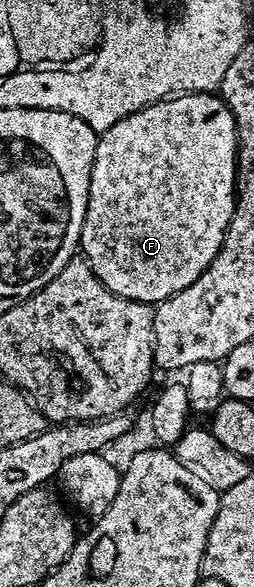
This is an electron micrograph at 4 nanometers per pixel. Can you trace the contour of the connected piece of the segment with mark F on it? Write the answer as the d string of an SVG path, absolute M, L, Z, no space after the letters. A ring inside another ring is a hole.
M185 92L146 105L142 110L114 122L110 130L99 133L94 154L94 166L88 191L86 218L80 231L80 247L83 259L98 274L98 278L114 294L127 300L137 300L153 306L160 301L186 290L203 272L218 254L224 241L226 230L230 226L230 218L236 205L236 123L234 114L229 110L219 95L210 92Z

